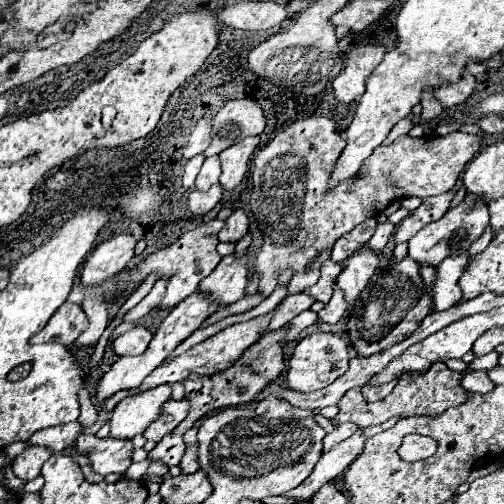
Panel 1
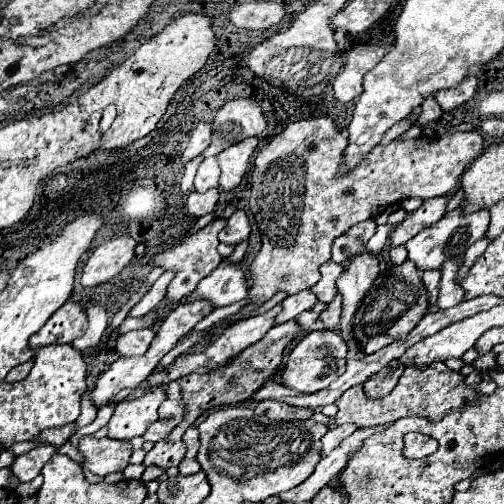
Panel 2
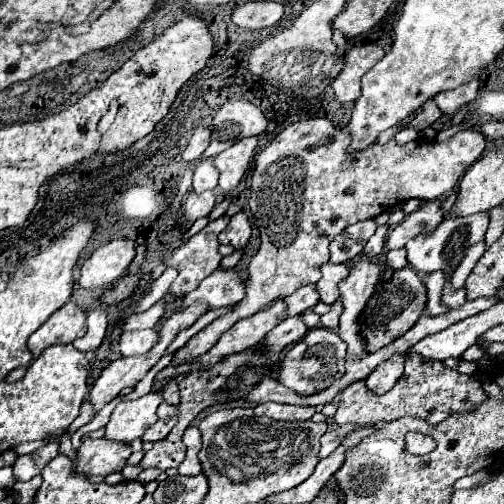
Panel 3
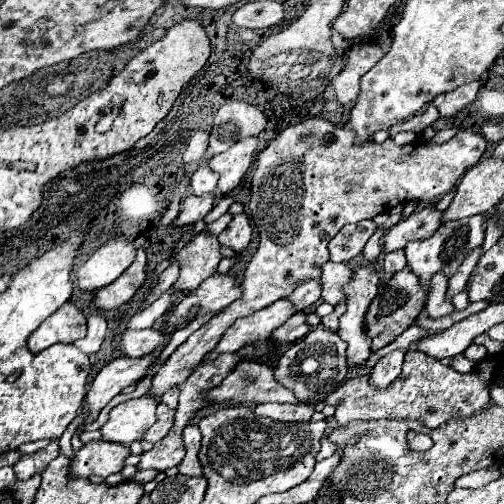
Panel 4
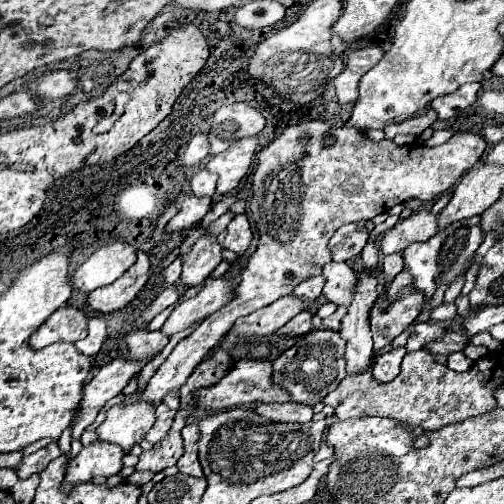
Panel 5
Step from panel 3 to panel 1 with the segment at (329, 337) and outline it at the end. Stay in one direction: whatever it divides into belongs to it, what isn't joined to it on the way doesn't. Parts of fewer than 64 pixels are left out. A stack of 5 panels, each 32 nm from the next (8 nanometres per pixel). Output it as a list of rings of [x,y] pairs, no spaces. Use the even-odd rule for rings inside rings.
[[[316,332],[306,338],[302,338],[290,360],[288,360],[288,372],[286,372],[286,382],[288,388],[298,390],[298,392],[314,392],[320,388],[326,388],[332,384],[338,376],[342,376],[348,368],[348,344],[342,336],[332,334],[332,332]]]

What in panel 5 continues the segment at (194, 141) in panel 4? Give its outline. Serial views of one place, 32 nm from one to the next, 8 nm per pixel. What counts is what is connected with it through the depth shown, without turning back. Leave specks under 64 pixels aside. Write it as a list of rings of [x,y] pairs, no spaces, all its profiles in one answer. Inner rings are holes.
[[[206,134],[192,136],[188,150],[184,154],[184,166],[186,168],[198,168],[202,164],[202,160],[208,156],[208,152],[210,152],[210,142],[208,142]]]

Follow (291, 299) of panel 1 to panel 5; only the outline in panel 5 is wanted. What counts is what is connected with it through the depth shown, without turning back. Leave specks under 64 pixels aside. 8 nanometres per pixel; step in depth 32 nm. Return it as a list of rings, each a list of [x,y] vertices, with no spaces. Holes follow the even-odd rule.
[[[312,276],[312,278],[306,278],[304,282],[298,284],[296,288],[296,296],[304,296],[308,300],[316,300],[320,294],[322,294],[322,286],[324,286],[324,276]]]

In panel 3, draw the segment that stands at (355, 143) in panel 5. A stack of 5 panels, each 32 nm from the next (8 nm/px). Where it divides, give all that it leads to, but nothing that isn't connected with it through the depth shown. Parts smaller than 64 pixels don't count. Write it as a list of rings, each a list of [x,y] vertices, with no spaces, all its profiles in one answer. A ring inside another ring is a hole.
[[[311,117],[310,120],[302,120],[296,124],[290,124],[286,130],[282,130],[258,156],[254,164],[252,174],[252,196],[250,196],[250,210],[256,218],[256,226],[260,230],[260,250],[252,258],[248,266],[248,278],[244,282],[246,296],[232,306],[230,312],[216,318],[212,324],[202,328],[198,334],[194,334],[176,354],[172,356],[172,362],[162,368],[154,380],[154,390],[164,392],[164,388],[170,382],[176,382],[176,370],[186,364],[188,360],[194,362],[198,356],[208,352],[216,340],[238,320],[252,316],[254,312],[262,310],[270,302],[278,298],[290,296],[294,290],[298,290],[304,284],[318,282],[320,280],[320,266],[330,260],[328,244],[334,236],[338,236],[348,224],[356,224],[360,220],[376,218],[378,214],[396,206],[398,202],[418,198],[418,200],[438,200],[452,192],[466,172],[468,166],[472,166],[476,160],[482,158],[486,140],[480,132],[474,130],[462,130],[456,132],[446,142],[430,142],[430,140],[414,140],[408,144],[398,146],[394,140],[388,140],[386,144],[372,144],[360,152],[350,152],[348,146],[352,142],[352,134],[346,130],[334,128],[334,124],[325,117]]]

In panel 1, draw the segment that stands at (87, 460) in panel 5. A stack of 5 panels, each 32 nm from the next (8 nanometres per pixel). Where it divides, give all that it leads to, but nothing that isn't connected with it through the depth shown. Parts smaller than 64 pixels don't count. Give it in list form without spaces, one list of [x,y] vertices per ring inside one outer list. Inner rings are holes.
[[[78,436],[78,450],[86,450],[84,454],[90,460],[90,466],[96,474],[110,474],[118,472],[124,474],[126,468],[132,464],[132,442],[130,440],[116,440],[116,438],[96,438],[96,436]]]

